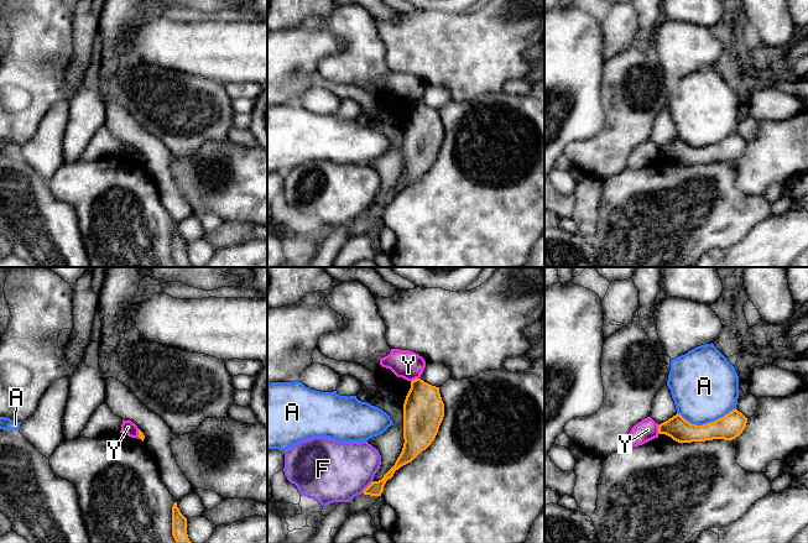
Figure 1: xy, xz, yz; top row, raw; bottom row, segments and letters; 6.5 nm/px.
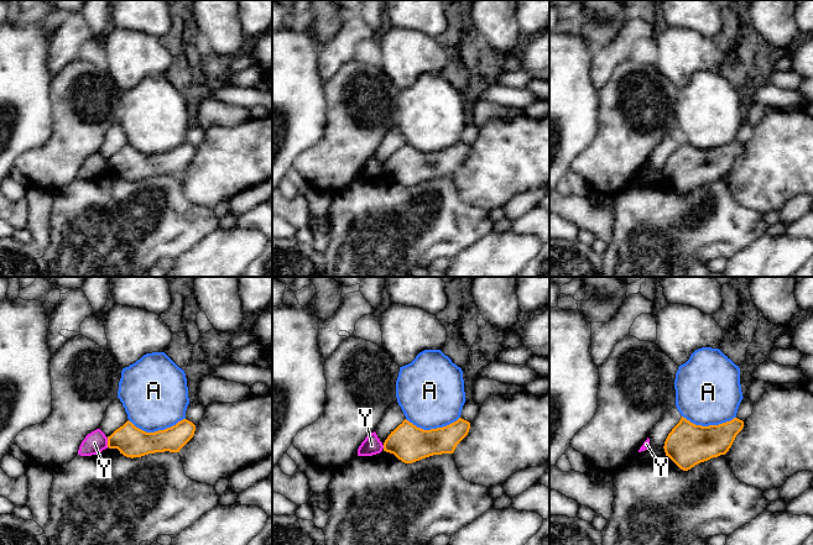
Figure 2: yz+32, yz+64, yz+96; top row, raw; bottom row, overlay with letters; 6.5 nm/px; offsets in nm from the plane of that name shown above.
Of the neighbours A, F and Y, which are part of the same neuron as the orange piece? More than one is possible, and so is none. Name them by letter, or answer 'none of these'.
none of these

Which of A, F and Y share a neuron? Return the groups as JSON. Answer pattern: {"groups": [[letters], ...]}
{"groups": [["A"], ["F"], ["Y"]]}

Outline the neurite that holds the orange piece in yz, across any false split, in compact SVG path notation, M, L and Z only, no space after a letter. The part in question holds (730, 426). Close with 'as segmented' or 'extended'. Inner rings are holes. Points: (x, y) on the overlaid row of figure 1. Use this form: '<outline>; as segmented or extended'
M736 408L724 417L695 425L676 414L658 425L658 433L671 437L678 443L705 442L713 439L733 440L745 429L747 418Z; as segmented

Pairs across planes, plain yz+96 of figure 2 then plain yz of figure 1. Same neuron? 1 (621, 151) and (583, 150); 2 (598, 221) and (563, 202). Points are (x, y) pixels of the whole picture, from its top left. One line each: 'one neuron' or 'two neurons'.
1: one neuron
2: one neuron

